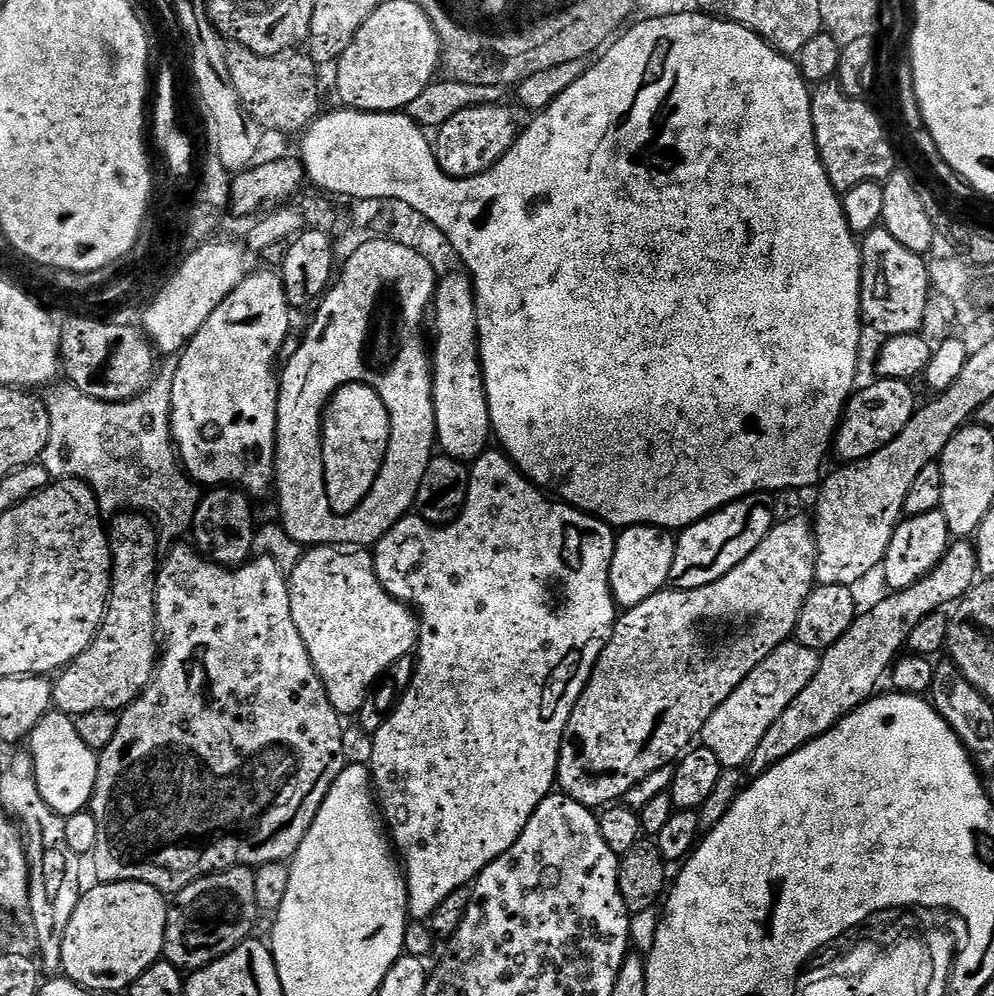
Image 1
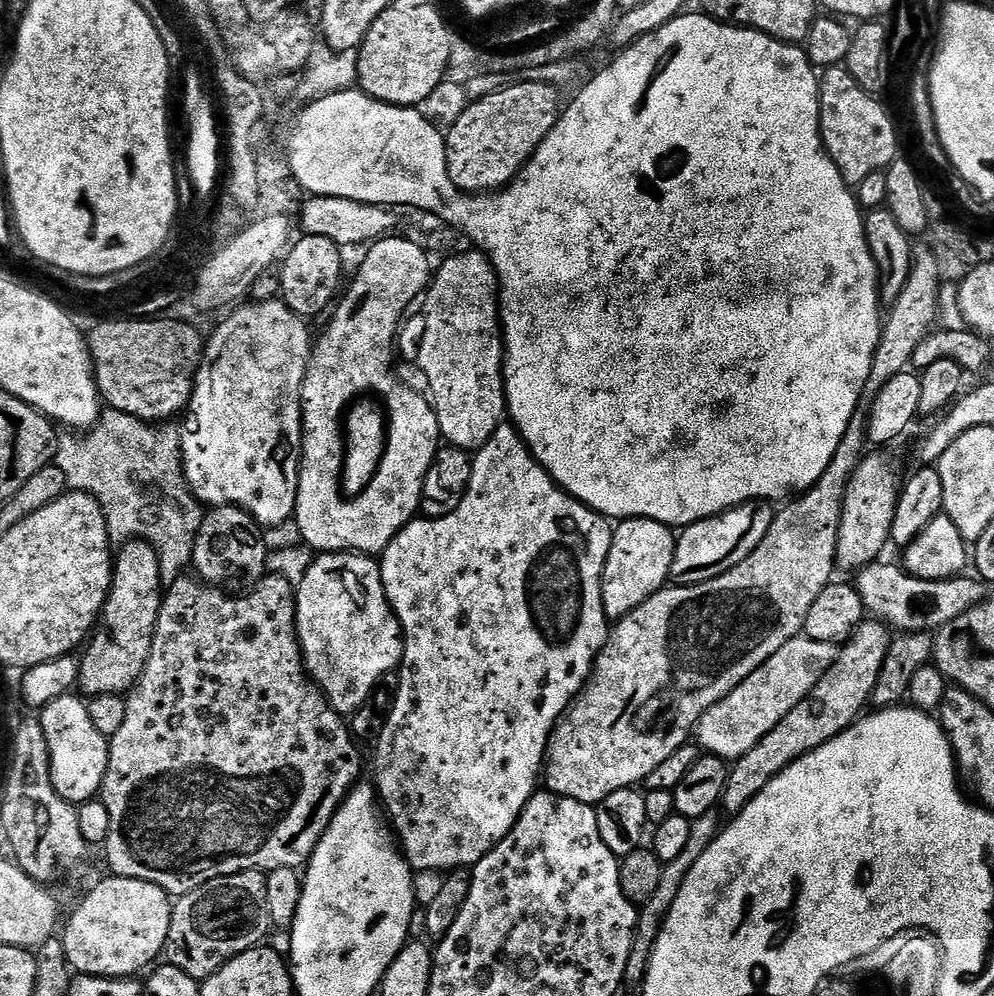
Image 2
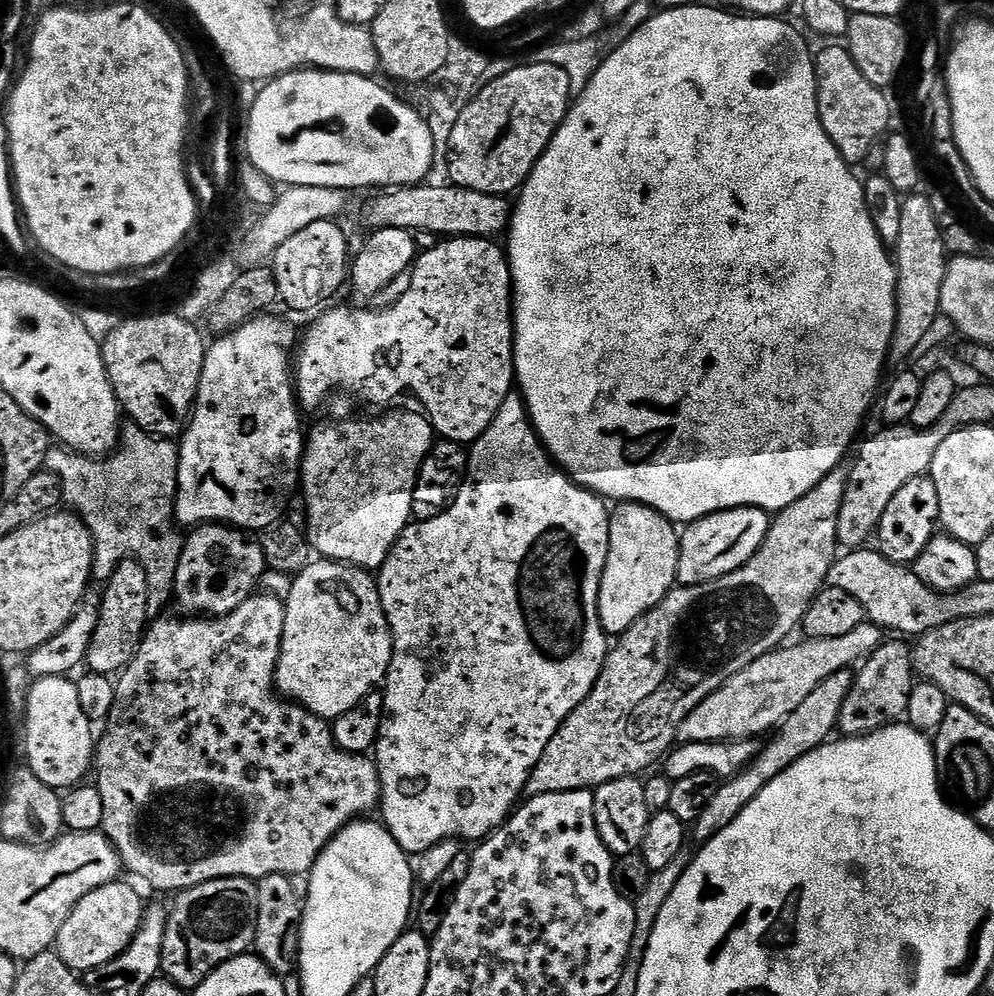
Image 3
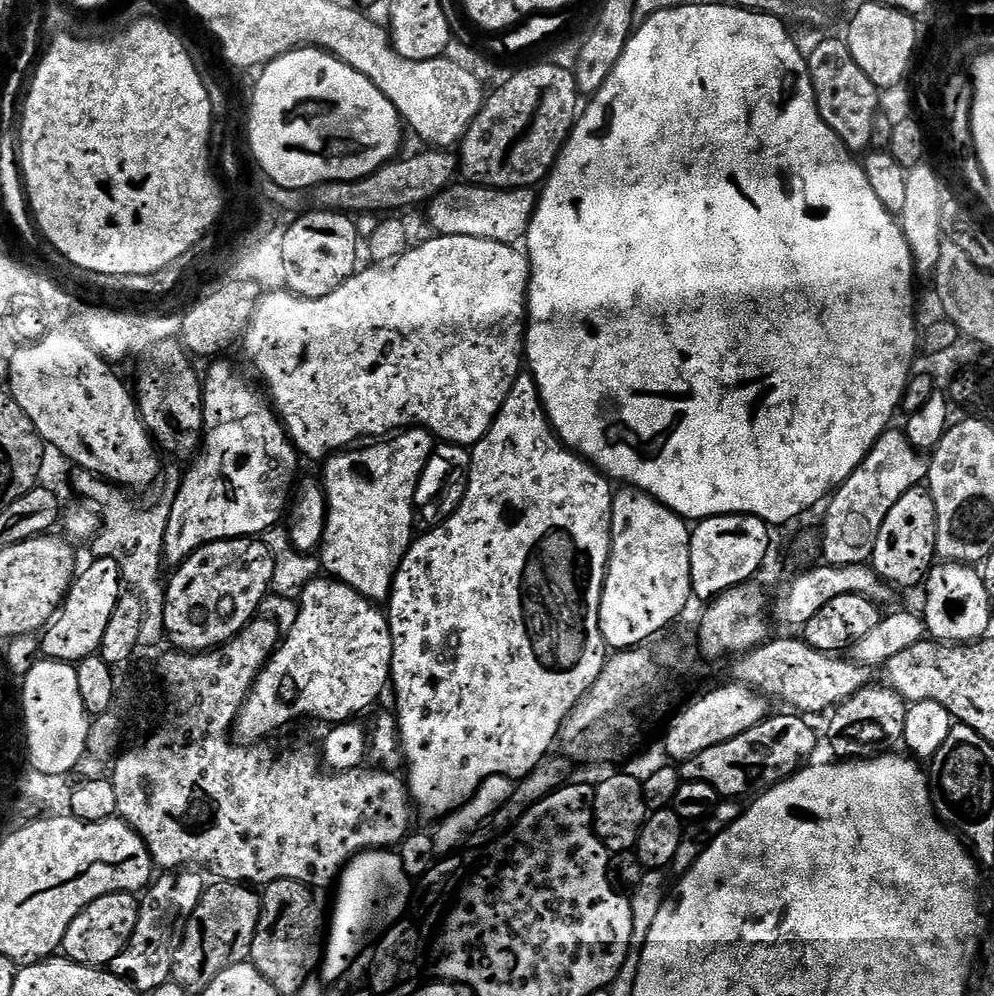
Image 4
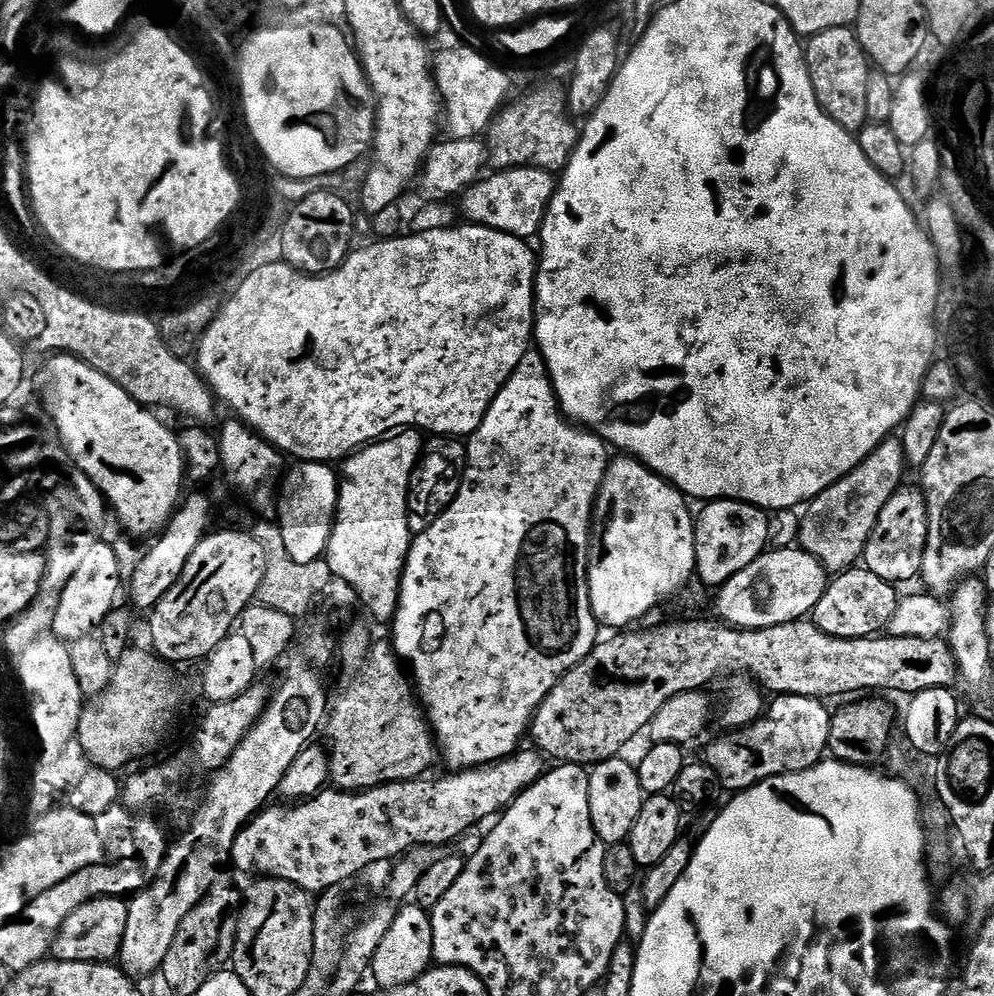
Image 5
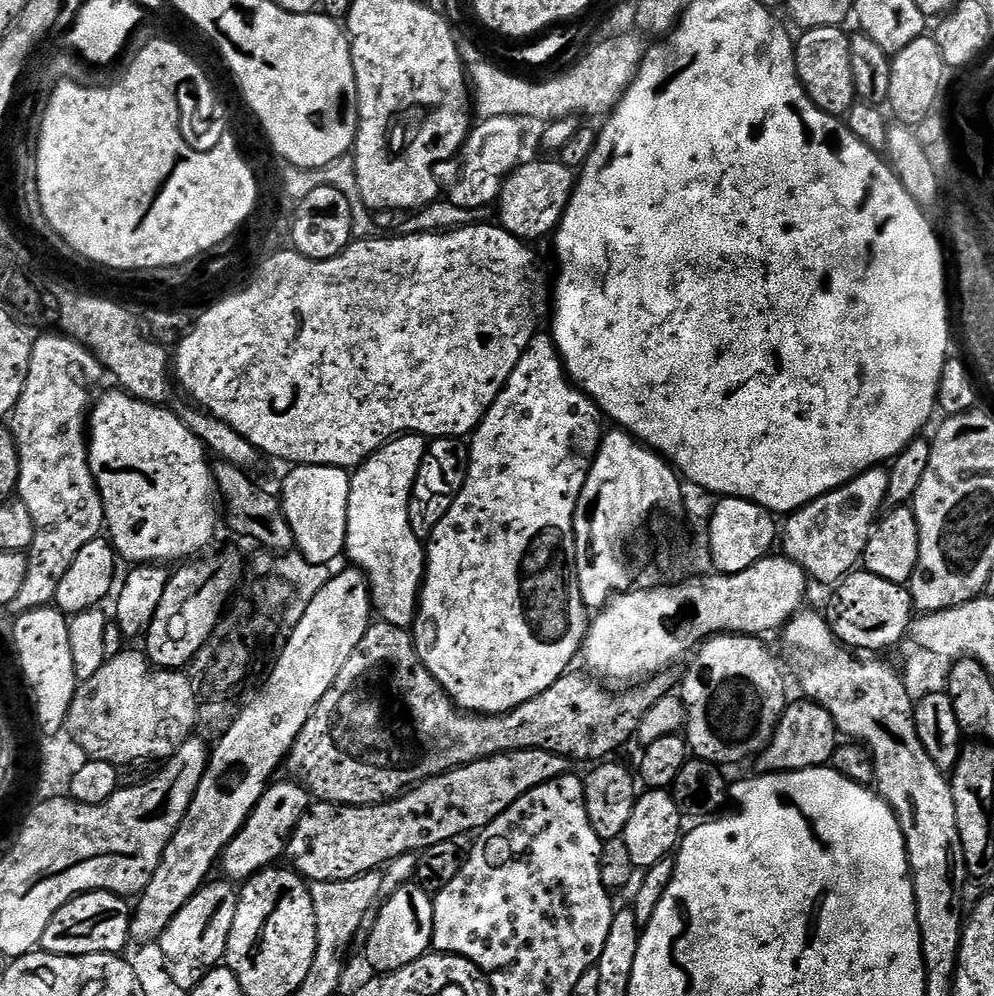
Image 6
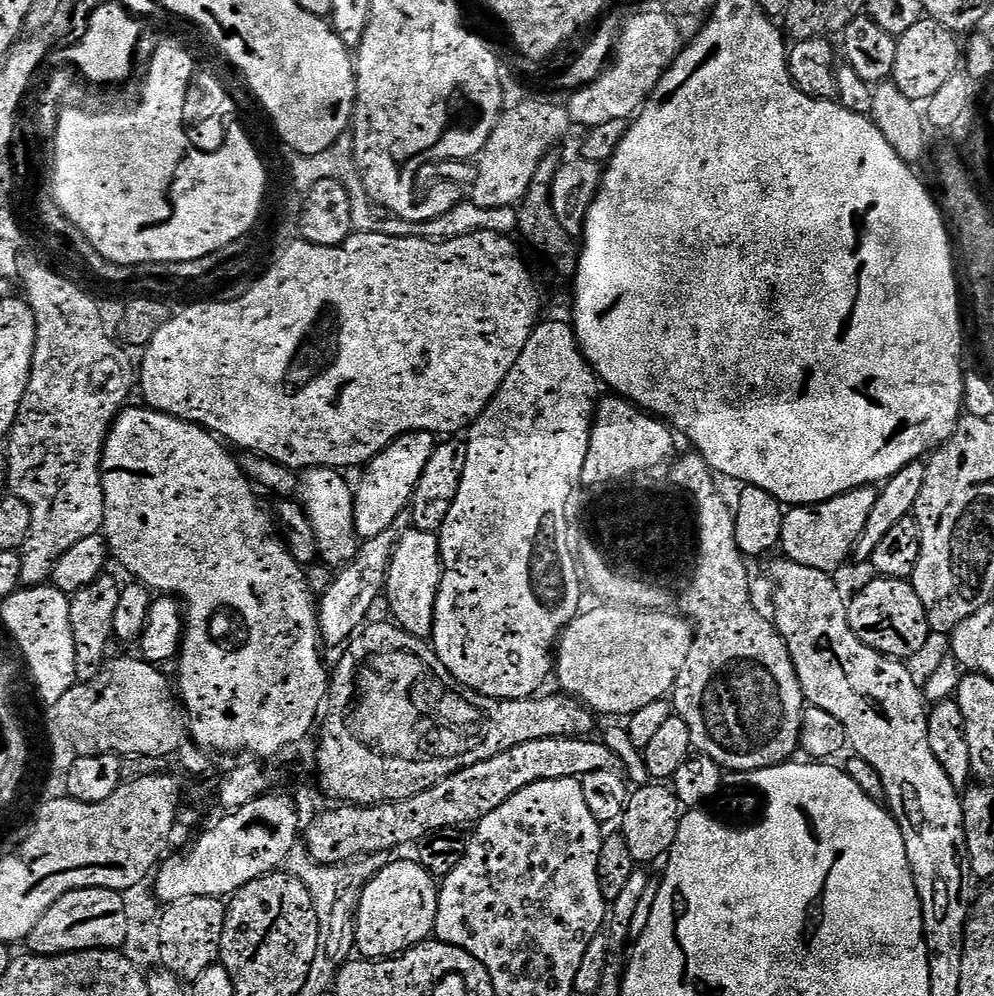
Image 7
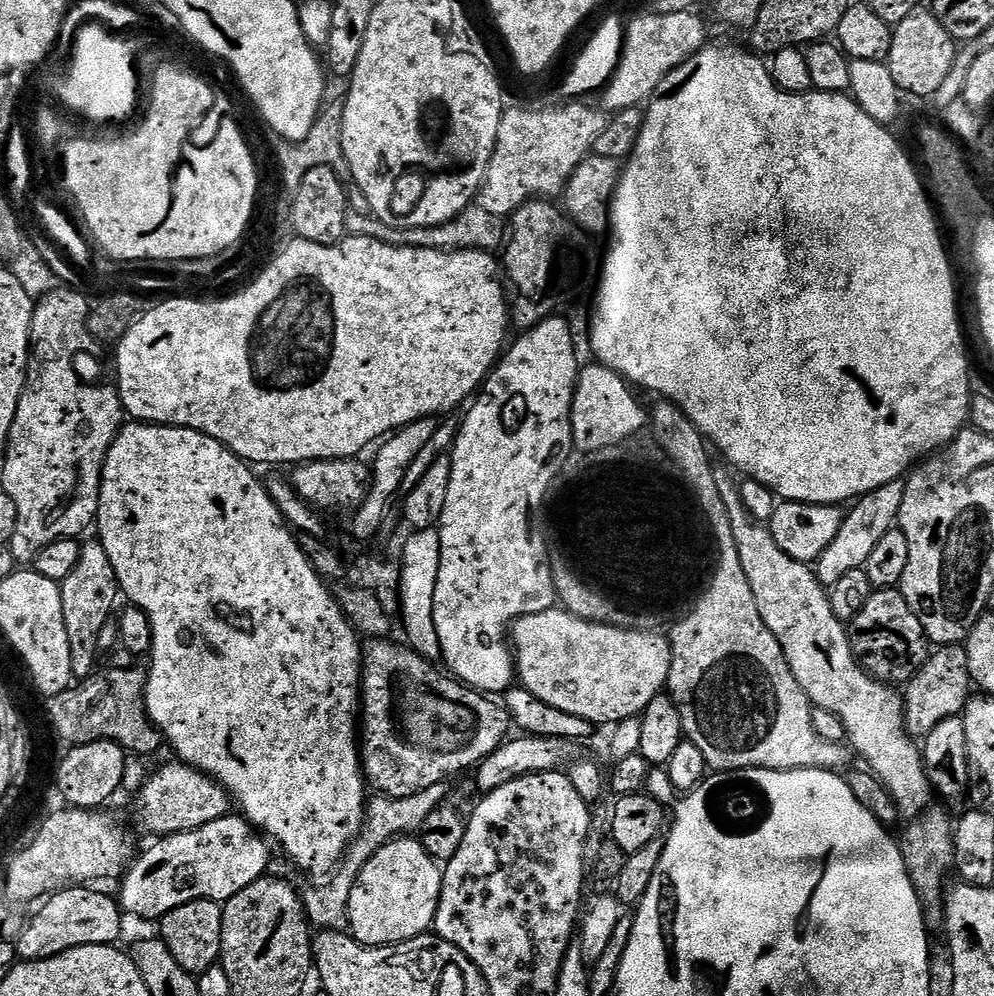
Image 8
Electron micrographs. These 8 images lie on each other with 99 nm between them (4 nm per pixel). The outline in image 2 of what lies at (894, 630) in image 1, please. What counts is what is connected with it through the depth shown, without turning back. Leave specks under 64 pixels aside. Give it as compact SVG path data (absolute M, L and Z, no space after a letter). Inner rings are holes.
M875 618L865 619L864 623L854 629L837 651L830 670L822 674L812 693L798 702L798 706L794 706L794 710L790 710L790 714L786 714L786 718L782 718L782 722L778 722L778 726L766 734L766 738L759 740L745 756L738 757L731 765L724 797L719 802L719 807L724 808L725 817L737 816L789 764L830 742L861 719L865 711L863 708L869 707L872 699L872 691L878 682L889 643L889 629Z

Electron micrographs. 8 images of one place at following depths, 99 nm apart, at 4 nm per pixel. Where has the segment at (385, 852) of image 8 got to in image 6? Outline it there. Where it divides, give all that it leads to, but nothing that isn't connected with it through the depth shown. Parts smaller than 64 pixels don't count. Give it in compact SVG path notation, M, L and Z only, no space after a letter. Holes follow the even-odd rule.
M411 882L379 905L376 922L366 936L368 964L373 968L373 973L397 972L402 970L402 966L410 966L410 962L428 955L434 934L433 899L433 893L427 887Z

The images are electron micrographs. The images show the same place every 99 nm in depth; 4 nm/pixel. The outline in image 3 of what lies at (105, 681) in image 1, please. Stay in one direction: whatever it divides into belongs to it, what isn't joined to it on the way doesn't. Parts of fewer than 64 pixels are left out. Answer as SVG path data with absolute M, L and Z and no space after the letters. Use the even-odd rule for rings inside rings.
M122 560L105 584L108 585L104 588L104 601L98 604L100 617L92 635L86 664L91 671L112 676L123 672L135 658L150 623L146 570L136 560Z

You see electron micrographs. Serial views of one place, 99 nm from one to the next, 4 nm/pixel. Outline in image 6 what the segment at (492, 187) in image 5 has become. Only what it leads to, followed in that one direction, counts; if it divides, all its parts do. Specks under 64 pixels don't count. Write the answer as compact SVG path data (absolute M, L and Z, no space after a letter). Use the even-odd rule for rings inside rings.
M559 158L525 159L504 180L498 201L498 224L512 236L525 242L551 237L560 227L560 219L568 209L576 188L577 173ZM500 208L500 212L499 212ZM500 216L500 220L499 220Z

